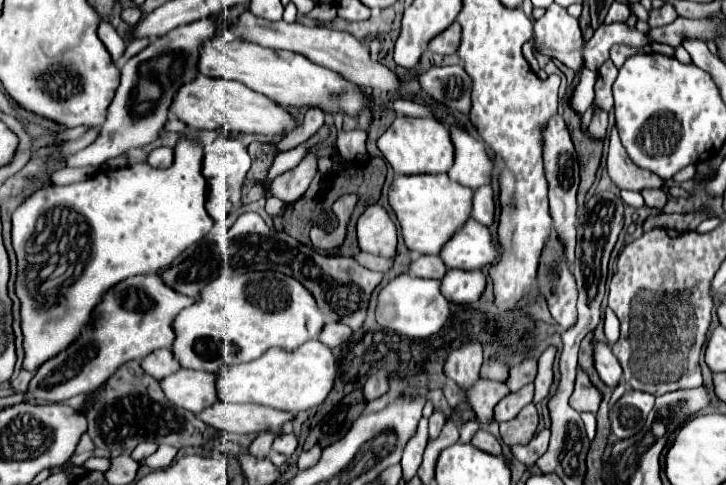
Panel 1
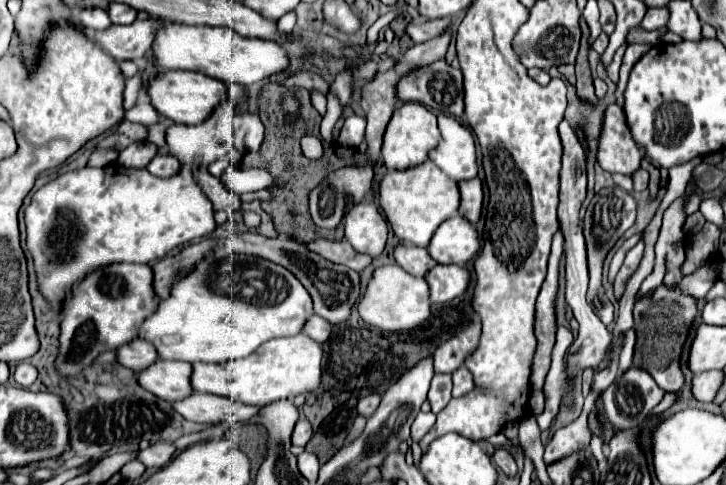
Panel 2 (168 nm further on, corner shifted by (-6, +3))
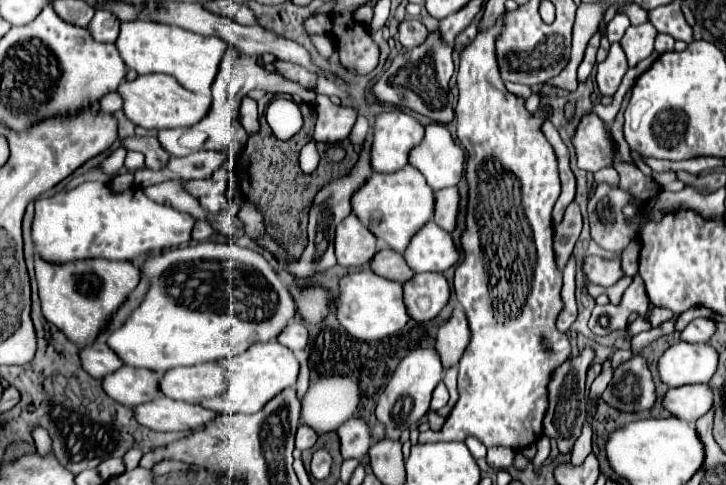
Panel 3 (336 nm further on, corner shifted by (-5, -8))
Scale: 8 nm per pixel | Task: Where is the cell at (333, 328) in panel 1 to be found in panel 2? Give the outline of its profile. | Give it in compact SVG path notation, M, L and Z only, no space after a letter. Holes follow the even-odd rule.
M311 316L311 320L307 320L303 332L307 336L311 336L313 340L319 340L319 342L327 342L331 338L331 332L333 332L333 324L323 320L321 316Z

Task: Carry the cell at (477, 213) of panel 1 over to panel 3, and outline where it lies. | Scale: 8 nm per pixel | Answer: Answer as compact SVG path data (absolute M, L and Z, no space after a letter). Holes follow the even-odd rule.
M448 187L448 189L436 191L432 221L444 231L454 231L456 215L458 215L458 189Z

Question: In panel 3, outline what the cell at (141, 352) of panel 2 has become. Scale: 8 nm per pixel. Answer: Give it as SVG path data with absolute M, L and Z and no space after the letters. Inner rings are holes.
M94 341L90 345L80 347L78 357L82 369L96 379L102 379L110 371L122 367L122 361L114 355L114 351L110 351L110 347L104 341Z

